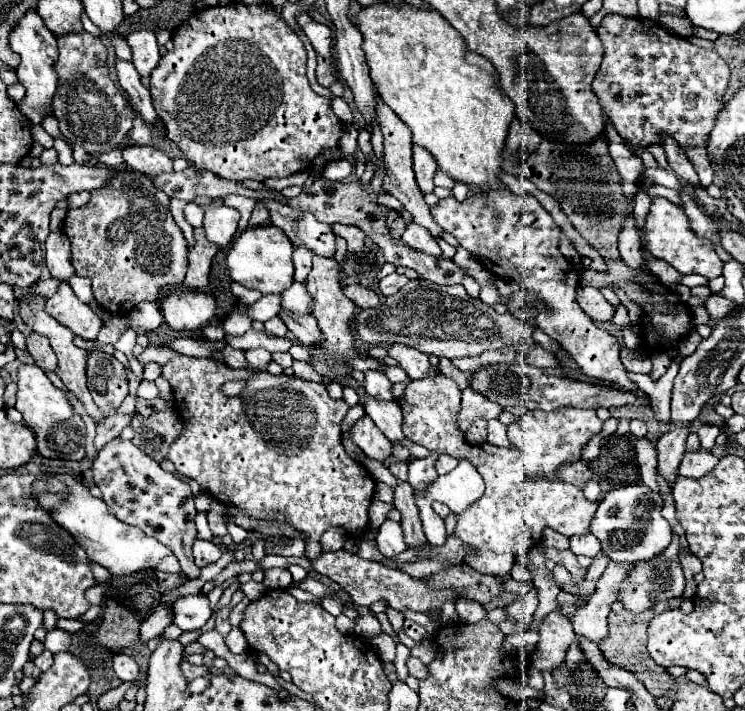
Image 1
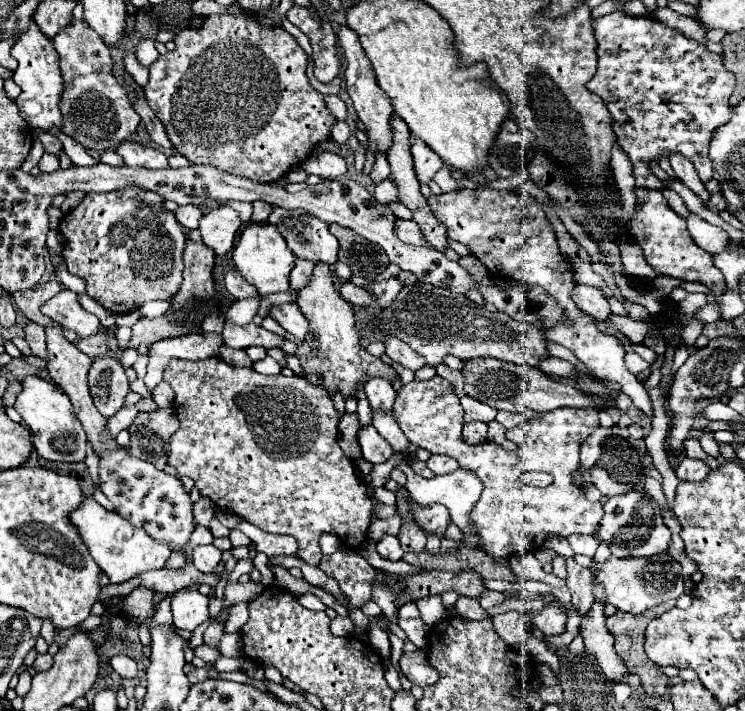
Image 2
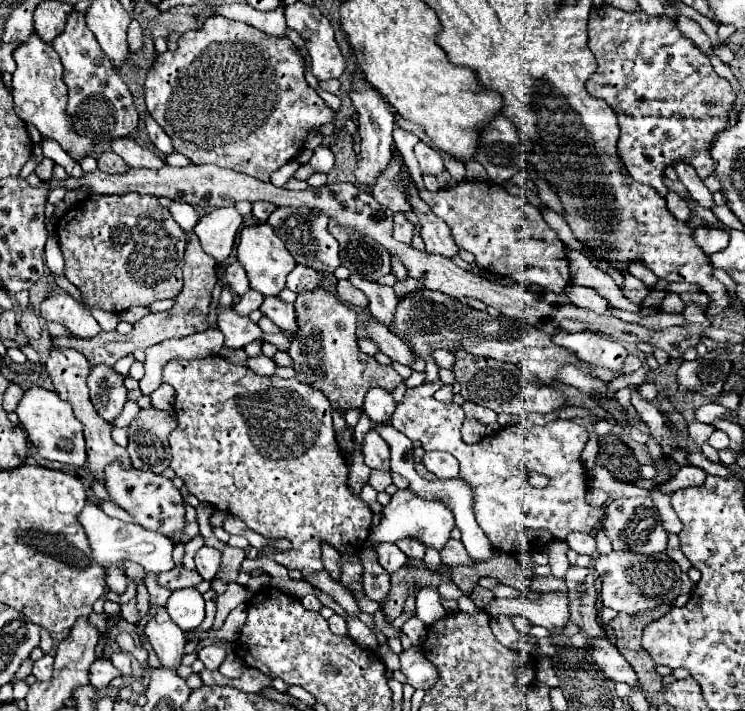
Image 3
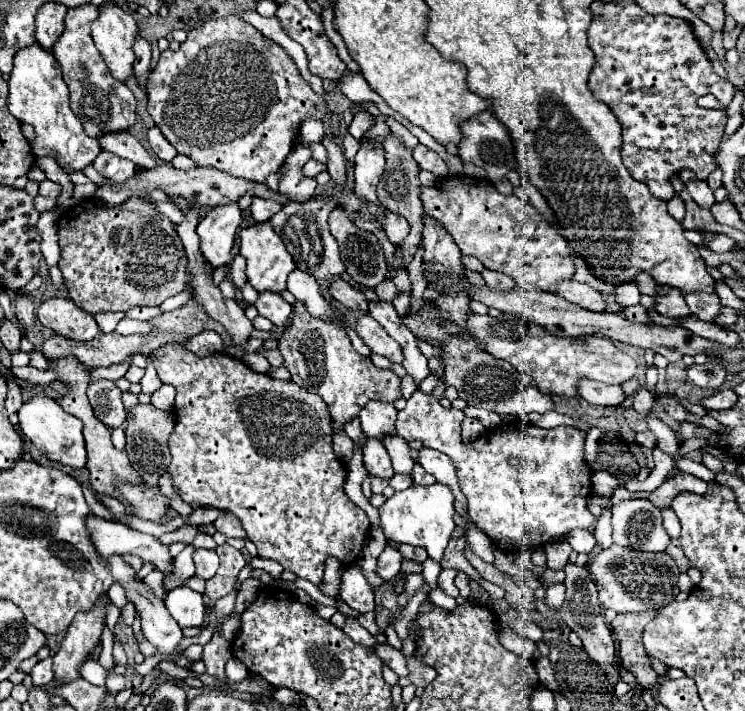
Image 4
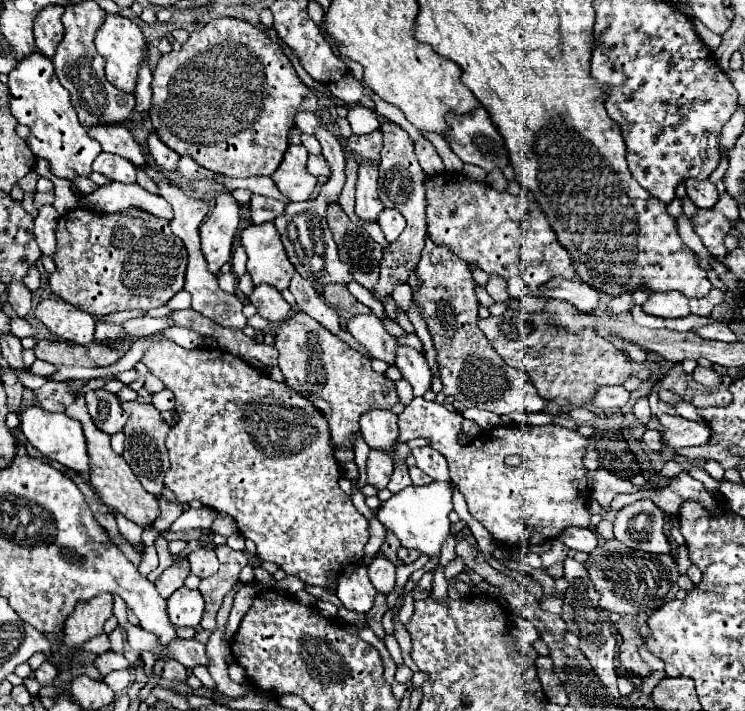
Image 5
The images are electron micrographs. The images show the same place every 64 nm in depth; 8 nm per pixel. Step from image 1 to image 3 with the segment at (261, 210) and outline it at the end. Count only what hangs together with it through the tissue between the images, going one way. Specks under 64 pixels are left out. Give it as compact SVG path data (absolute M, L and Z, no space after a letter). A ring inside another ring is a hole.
M254 202L252 206L254 206L252 214L254 214L254 218L256 218L256 220L260 220L260 222L266 222L266 220L268 220L268 216L270 216L270 212L272 212L272 210L276 210L276 206L274 206L274 204L270 204L270 202Z

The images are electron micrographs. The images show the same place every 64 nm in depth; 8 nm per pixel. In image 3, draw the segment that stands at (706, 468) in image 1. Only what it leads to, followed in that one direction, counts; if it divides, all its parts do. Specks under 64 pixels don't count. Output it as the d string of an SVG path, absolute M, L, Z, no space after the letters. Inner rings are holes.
M680 466L676 476L666 486L660 486L660 490L666 492L666 494L672 494L678 488L700 486L700 484L704 484L704 478L706 478L706 472L702 468L698 468L698 466Z

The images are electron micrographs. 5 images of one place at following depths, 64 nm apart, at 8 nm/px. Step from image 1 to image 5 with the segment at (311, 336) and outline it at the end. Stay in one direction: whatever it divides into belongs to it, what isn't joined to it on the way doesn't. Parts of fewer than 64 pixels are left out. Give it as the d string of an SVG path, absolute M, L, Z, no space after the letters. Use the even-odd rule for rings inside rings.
M262 284L262 286L256 286L254 292L250 294L250 302L258 308L258 314L270 322L284 322L288 320L290 316L290 304L282 298L282 294L268 286L268 284Z

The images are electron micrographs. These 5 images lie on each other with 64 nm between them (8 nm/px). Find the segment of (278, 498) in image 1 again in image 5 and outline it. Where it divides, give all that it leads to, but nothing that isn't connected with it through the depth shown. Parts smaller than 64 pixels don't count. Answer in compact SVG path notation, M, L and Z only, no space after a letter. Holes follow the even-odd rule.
M162 340L162 342L156 342L142 356L142 362L148 366L148 370L156 378L160 378L166 388L170 388L174 392L174 396L176 396L176 412L180 416L180 420L172 426L172 430L170 430L170 434L166 438L166 448L168 448L168 454L170 454L170 470L166 472L164 484L178 496L178 502L198 500L206 508L212 508L216 512L230 514L238 522L240 534L256 544L258 558L260 560L276 562L284 572L288 572L292 576L298 576L306 584L312 584L312 586L328 586L326 572L330 572L330 570L342 572L346 566L362 562L364 546L366 546L370 534L368 534L368 520L354 508L350 496L340 490L338 480L342 478L342 468L340 468L340 464L334 458L334 448L332 448L332 442L330 442L328 422L324 420L324 414L312 404L312 400L308 400L306 396L300 396L300 392L294 392L284 382L270 380L266 374L258 372L256 368L252 368L248 362L240 360L238 356L232 356L228 352L222 352L220 348L212 348L212 352L208 352L208 350L210 348L186 350L186 348L178 346L176 342Z

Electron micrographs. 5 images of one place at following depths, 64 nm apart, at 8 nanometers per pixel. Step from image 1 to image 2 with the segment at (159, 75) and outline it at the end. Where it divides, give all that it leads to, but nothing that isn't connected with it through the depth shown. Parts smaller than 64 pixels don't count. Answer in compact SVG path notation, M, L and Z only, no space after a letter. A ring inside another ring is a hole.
M240 12L240 14L210 14L204 18L202 28L182 28L176 32L174 44L176 48L172 52L166 52L164 56L160 56L152 66L150 66L150 82L144 86L146 92L146 100L150 104L150 108L154 110L154 114L162 120L170 142L174 144L174 148L186 156L192 164L210 164L214 168L220 168L222 172L232 172L236 176L244 176L256 182L276 182L280 180L284 174L288 174L292 170L292 166L302 164L304 160L308 160L308 156L312 154L314 146L318 146L320 142L330 140L330 130L332 124L336 122L336 118L332 116L332 112L328 110L324 96L320 92L316 92L308 78L306 78L306 66L308 66L308 56L306 52L300 48L300 44L296 42L296 38L292 34L288 34L282 26L266 26L260 20L254 18L252 12Z

